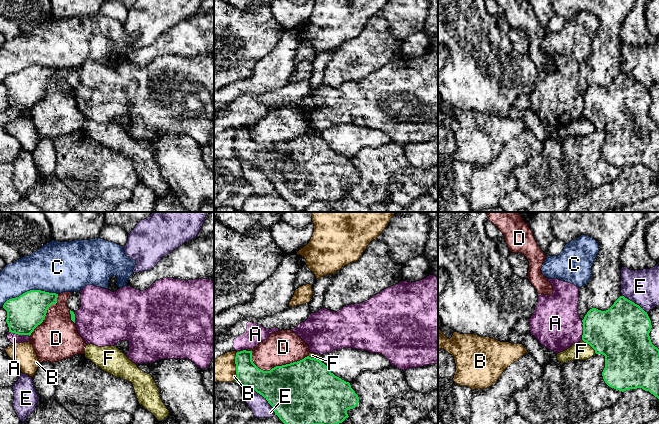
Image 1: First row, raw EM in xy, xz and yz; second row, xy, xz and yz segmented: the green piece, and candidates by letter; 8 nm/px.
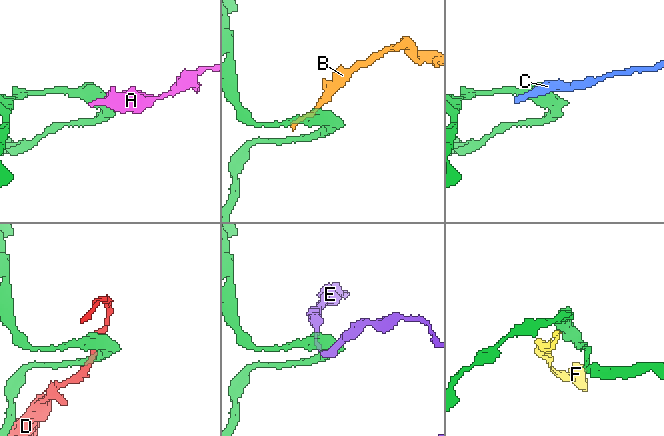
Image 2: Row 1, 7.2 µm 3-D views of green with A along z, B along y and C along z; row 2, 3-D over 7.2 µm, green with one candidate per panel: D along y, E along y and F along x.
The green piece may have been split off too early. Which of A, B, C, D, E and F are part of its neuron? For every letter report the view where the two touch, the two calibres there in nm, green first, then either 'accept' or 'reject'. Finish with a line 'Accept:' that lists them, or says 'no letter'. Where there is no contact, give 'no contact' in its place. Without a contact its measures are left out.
A: contact in xy; calibres 280 and 80 nm; reject
B: contact in xz; calibres 190 and 200 nm; reject
C: contact in xy; calibres 280 and 380 nm; reject
D: contact in xz; calibres 460 and 280 nm; reject
E: contact in xz; calibres 420 and 150 nm; reject
F: contact in yz; calibres 420 and 140 nm; reject
Accept: no letter

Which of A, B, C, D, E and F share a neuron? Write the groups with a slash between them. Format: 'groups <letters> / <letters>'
groups A / B / C / D / E / F

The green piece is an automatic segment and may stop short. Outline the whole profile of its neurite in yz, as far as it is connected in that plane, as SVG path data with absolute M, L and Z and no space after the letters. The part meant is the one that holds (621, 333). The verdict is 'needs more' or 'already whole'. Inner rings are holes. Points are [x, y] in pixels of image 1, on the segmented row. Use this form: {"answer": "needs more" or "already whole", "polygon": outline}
{"answer": "already whole", "polygon": "M620 296L606 311L590 309L582 322L582 340L589 344L596 354L605 356L605 368L602 372L605 383L622 392L642 388L659 399L659 349L652 344L649 336L652 325L647 312L624 296Z"}

